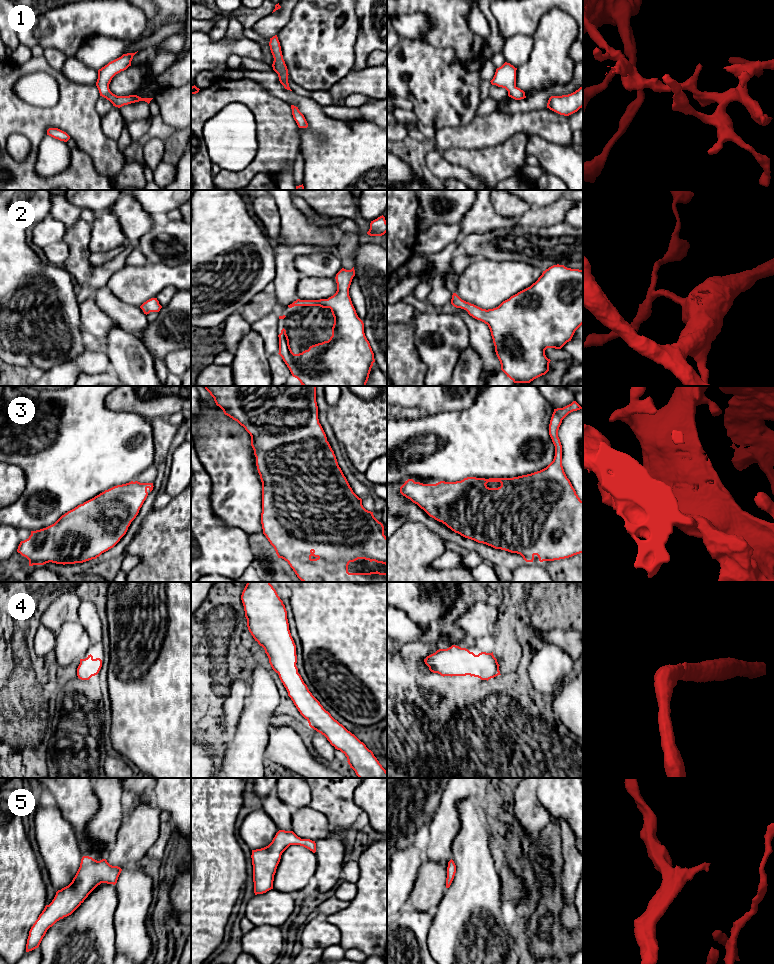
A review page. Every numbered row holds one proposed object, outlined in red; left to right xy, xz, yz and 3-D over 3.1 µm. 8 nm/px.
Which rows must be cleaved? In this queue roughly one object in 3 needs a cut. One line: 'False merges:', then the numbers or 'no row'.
False merges: no row

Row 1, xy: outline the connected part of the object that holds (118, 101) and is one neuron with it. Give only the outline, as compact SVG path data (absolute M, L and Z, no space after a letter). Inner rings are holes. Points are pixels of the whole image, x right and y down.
M137 52L123 54L121 57L109 62L107 65L98 70L98 79L96 82L96 86L99 90L100 96L109 100L115 107L120 108L124 105L128 105L139 101L145 101L149 104L150 101L153 99L141 98L137 95L117 96L113 94L109 89L109 84L112 78L116 74L126 70L129 66L131 66L133 56Z

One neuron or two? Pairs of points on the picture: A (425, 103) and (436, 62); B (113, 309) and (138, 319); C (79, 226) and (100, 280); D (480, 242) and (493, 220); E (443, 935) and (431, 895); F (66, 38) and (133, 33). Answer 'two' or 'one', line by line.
A: one
B: one
C: one
D: two
E: two
F: one

